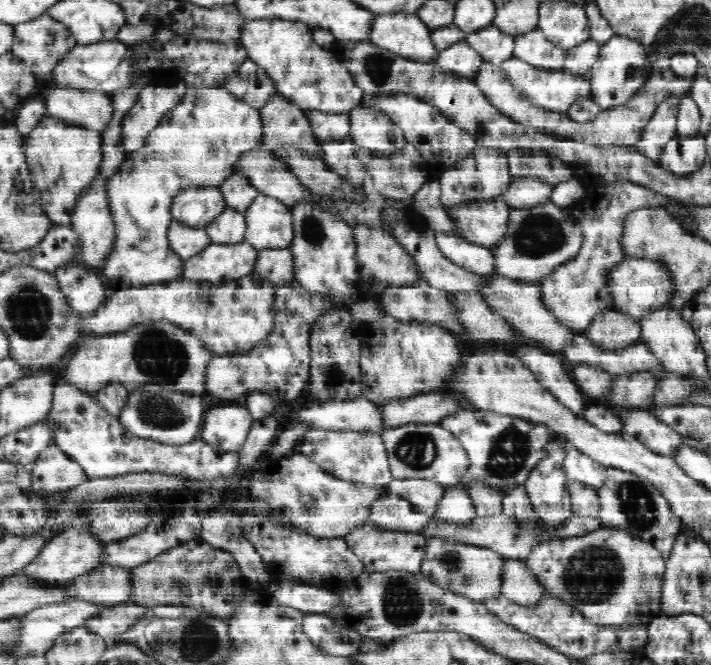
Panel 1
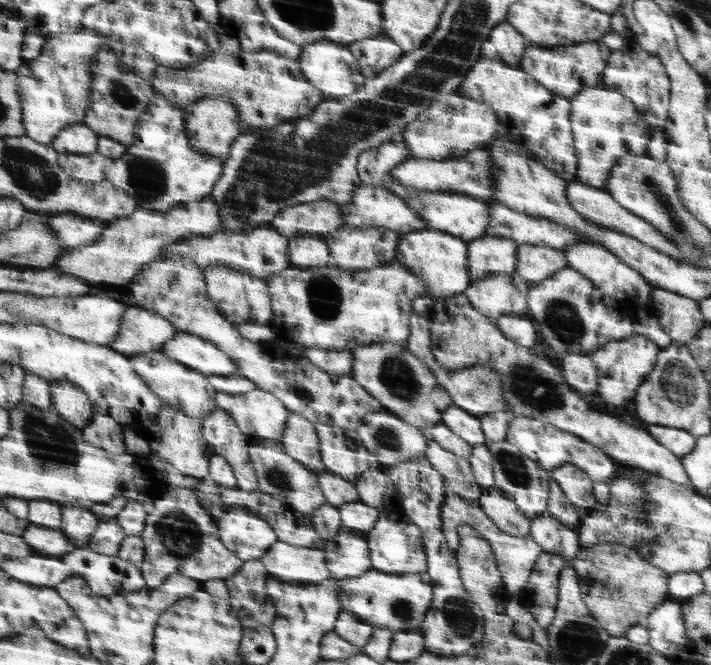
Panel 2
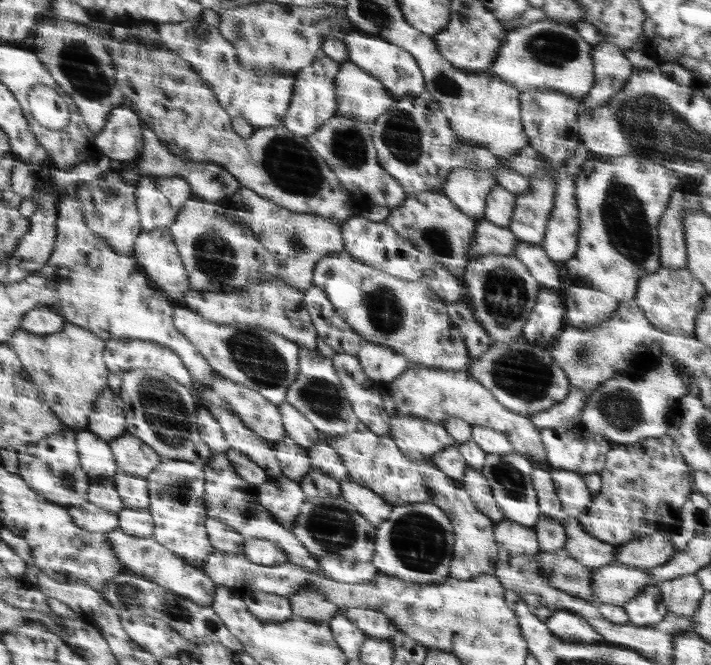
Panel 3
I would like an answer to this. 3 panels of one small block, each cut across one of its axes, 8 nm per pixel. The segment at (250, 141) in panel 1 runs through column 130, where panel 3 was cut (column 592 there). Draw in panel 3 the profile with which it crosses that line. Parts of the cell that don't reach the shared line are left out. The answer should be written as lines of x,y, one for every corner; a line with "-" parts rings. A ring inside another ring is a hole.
592,152
591,156
576,174
578,248
575,256
564,261
564,268
574,282
605,291
619,300
632,301
640,278
662,268
657,226
681,177
660,163
652,164
632,156
608,157

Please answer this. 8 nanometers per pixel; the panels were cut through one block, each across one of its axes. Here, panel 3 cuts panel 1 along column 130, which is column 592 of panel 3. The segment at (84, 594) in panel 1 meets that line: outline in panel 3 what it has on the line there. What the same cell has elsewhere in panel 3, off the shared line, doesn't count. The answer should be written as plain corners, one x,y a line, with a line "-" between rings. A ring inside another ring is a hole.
618,562
593,569
592,601
625,606
650,585
650,580
649,570

